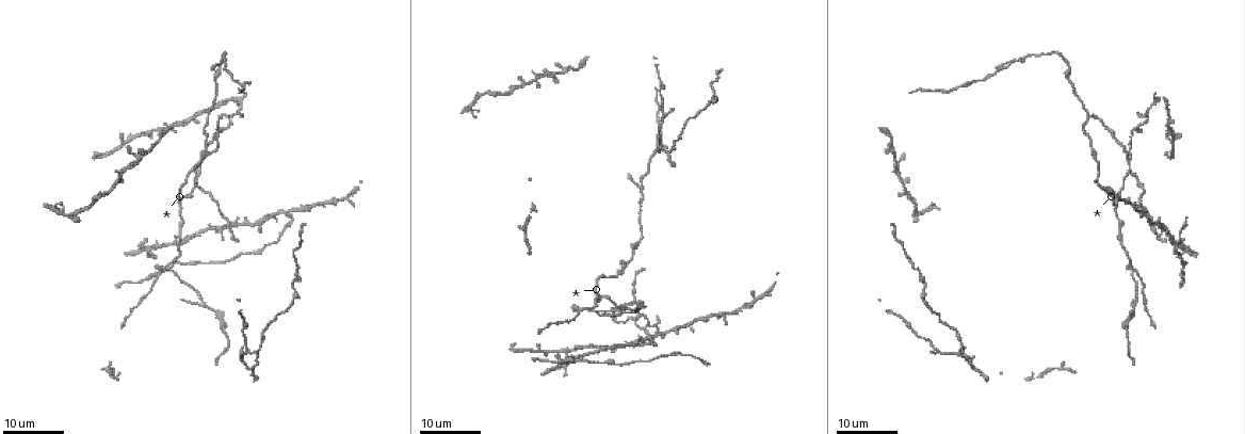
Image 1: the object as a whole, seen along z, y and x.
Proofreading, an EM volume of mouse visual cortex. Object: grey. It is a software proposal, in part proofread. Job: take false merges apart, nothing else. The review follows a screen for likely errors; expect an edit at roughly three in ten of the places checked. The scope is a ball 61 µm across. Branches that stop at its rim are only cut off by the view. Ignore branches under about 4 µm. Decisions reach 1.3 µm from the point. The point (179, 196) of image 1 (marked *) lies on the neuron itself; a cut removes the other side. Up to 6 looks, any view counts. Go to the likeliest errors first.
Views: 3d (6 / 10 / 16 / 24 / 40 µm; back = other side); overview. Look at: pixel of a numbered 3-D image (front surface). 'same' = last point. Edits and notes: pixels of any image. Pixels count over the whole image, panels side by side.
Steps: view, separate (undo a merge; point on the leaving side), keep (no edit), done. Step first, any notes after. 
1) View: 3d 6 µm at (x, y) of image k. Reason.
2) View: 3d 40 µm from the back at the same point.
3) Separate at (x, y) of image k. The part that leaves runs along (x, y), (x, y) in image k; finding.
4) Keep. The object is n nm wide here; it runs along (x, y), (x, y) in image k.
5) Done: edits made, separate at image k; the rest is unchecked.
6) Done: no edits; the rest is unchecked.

View: 3d 16 µm at (168, 271) of image 1. Looks like a crossing.

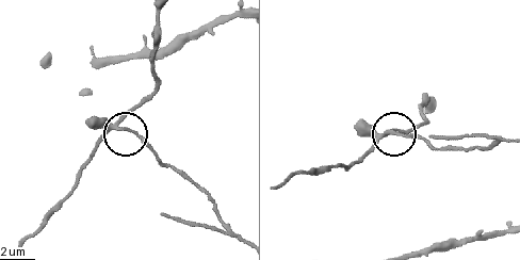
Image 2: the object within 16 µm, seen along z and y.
View: 3d 10 µm at (122, 126) of image 2. Closer look.

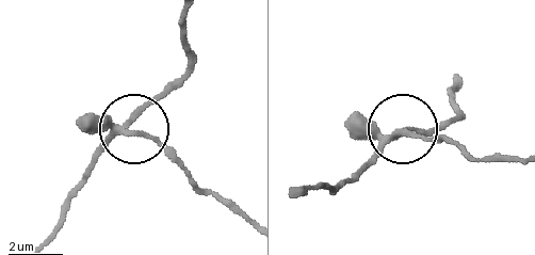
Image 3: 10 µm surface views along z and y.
Separate at (158, 144) of image 3. The object is 190 nm wide here; a second neuron is stuck on.

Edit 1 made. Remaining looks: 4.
View: 3d 16 µm at (1083, 127) of image 1. Calibre changes.

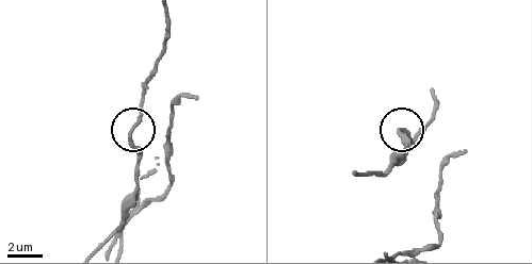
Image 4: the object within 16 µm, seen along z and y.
View: 3d 10 µm at (400, 130) of image 4. Zoom in.

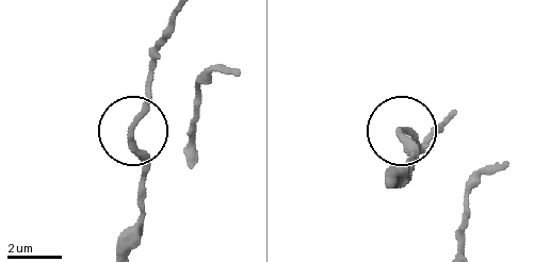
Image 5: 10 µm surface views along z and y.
Keep. It runs along (124, 242), (138, 215), (144, 174), (130, 132), (156, 66) in image 5; one neuron here.

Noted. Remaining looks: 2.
Done: edits made, separate at image 3; the rest is unchecked.

